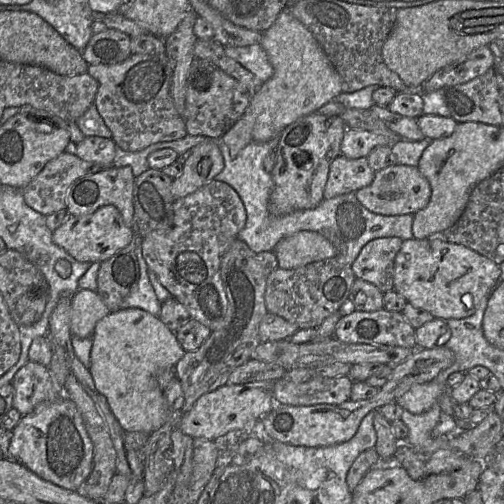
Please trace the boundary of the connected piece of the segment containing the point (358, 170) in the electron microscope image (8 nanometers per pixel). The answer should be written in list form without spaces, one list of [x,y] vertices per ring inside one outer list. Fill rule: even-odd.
[[[340,154],[331,163],[323,198],[330,199],[341,194],[356,192],[368,186],[374,179],[375,171],[366,157],[349,159]]]

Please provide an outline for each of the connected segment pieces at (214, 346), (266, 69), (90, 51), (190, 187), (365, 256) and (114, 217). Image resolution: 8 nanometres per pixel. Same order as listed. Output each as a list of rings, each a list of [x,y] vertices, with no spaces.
[[[236,238],[220,259],[220,275],[228,299],[224,325],[211,331],[206,341],[195,351],[186,352],[175,365],[184,404],[181,413],[191,410],[204,394],[227,384],[229,375],[251,359],[254,349],[261,343],[259,325],[268,313],[265,305],[266,282],[269,274],[278,267],[274,251],[253,251],[246,242]]]
[[[260,44],[244,47],[226,46],[225,53],[228,57],[239,62],[263,82],[269,80],[274,73],[268,56]]]
[[[108,28],[93,35],[82,55],[89,65],[121,63],[133,54],[131,41],[127,33]]]
[[[215,142],[198,144],[183,164],[182,173],[173,179],[172,195],[175,199],[180,199],[195,192],[212,181],[223,168],[223,155]]]
[[[381,237],[366,243],[352,264],[357,278],[374,284],[383,293],[393,290],[394,261],[403,240],[398,237]]]
[[[105,205],[91,214],[70,216],[53,231],[53,241],[80,262],[103,262],[125,248],[132,240],[133,230],[126,225],[114,205]]]

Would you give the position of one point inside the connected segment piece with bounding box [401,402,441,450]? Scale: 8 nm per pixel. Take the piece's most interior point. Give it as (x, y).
(420, 427)

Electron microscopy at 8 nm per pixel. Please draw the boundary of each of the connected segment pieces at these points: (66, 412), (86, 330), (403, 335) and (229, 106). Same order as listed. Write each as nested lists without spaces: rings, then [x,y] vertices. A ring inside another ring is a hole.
[[[64,395],[54,402],[43,403],[32,413],[22,416],[12,432],[7,457],[18,461],[40,478],[62,488],[79,491],[91,474],[93,443],[76,405]]]
[[[78,289],[72,297],[71,332],[80,338],[91,337],[98,321],[111,310],[103,302],[97,291]]]
[[[346,306],[346,313],[337,322],[334,338],[348,344],[391,345],[417,349],[415,329],[402,313],[387,311],[386,309],[366,312],[349,310]]]
[[[195,57],[187,79],[184,112],[187,133],[192,136],[222,137],[248,109],[251,97],[236,79],[214,63]]]

